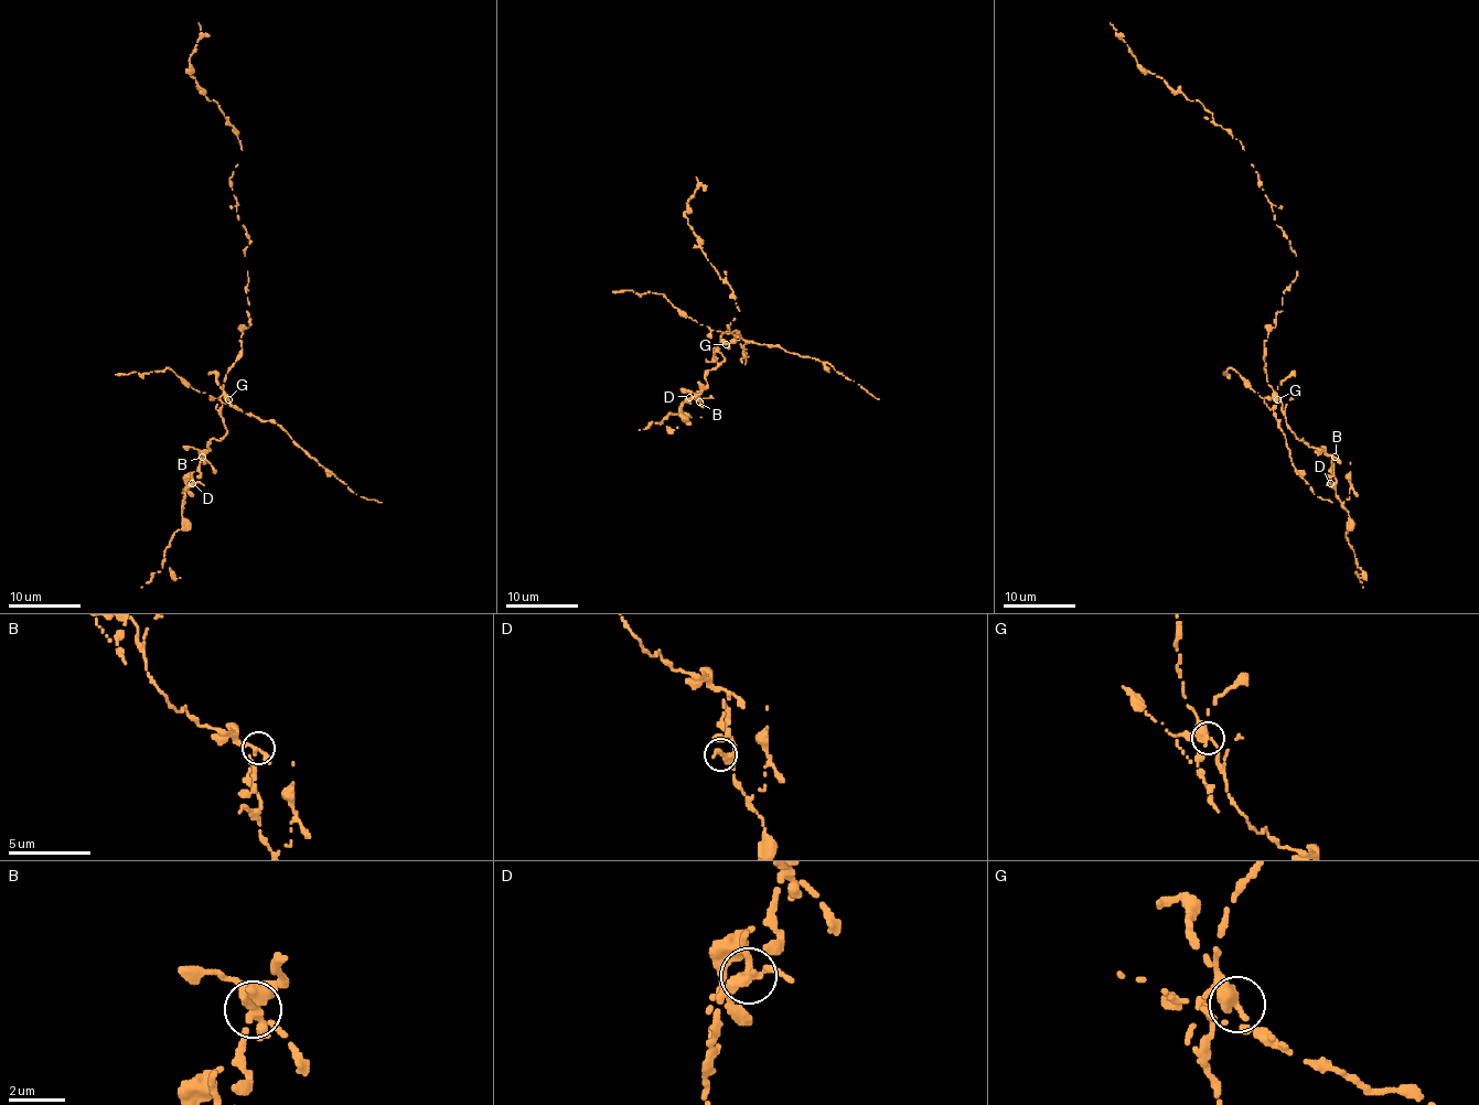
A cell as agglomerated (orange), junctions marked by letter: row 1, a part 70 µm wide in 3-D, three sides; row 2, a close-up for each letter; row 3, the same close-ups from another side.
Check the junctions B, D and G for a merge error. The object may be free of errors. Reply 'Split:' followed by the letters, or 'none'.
Split: G

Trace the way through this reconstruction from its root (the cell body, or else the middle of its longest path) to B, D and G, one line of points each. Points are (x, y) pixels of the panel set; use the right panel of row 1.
B: (1283, 293), (1283, 311), (1277, 313), (1264, 342), (1266, 381), (1283, 404), (1286, 426), (1295, 437), (1335, 457)
D: (1283, 293), (1283, 311), (1264, 342), (1264, 373), (1283, 404), (1286, 426), (1299, 440), (1333, 458), (1330, 483)
G: (1283, 293), (1283, 311), (1277, 313), (1275, 325), (1268, 331), (1264, 342), (1264, 373), (1277, 398)

